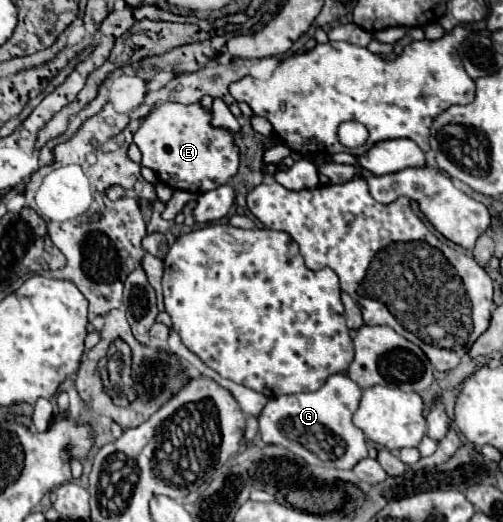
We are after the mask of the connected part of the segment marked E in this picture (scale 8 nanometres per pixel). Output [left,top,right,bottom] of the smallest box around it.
[133,104,239,194]

